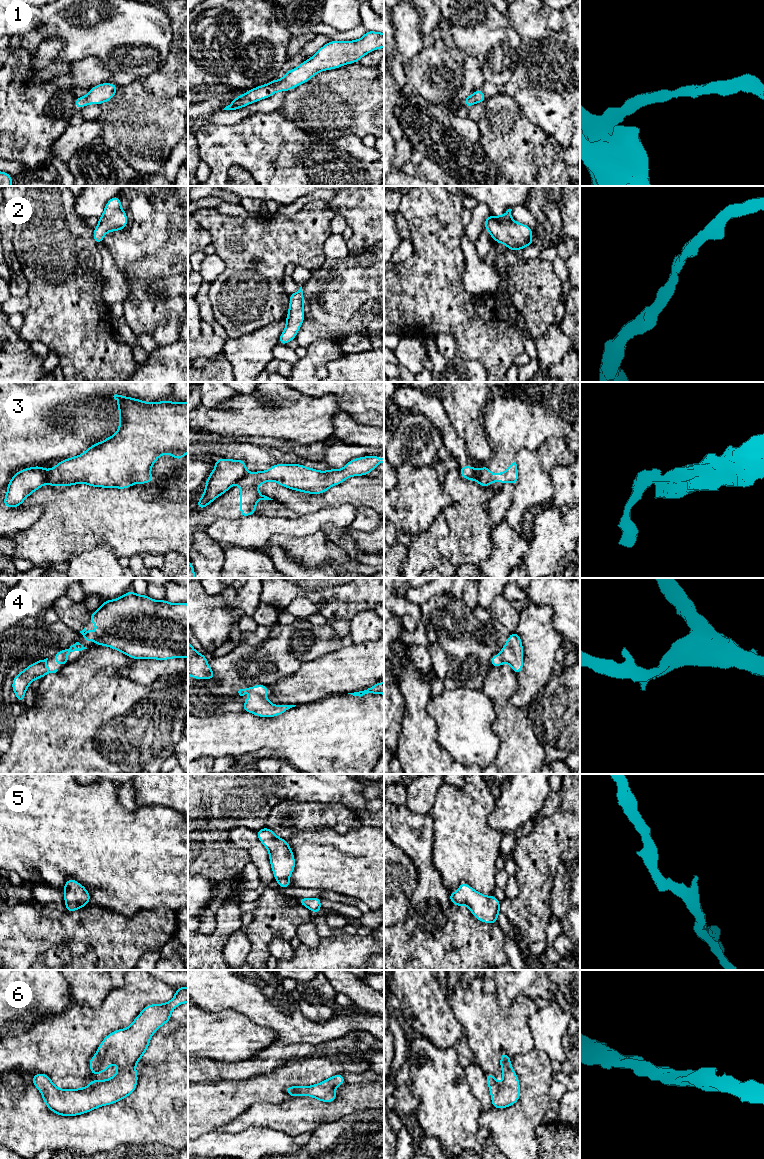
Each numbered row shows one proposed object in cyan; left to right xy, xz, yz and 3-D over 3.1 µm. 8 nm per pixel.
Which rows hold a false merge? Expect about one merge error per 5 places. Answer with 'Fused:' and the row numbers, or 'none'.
Fused: 3

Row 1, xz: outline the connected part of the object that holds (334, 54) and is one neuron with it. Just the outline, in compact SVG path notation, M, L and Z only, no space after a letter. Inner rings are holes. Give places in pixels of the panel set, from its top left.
M366 31L362 38L354 41L330 41L297 68L285 72L282 79L274 79L237 96L223 110L236 110L268 98L276 92L288 92L291 88L306 83L320 71L358 62L364 55L378 48L384 48L384 33L375 31Z

